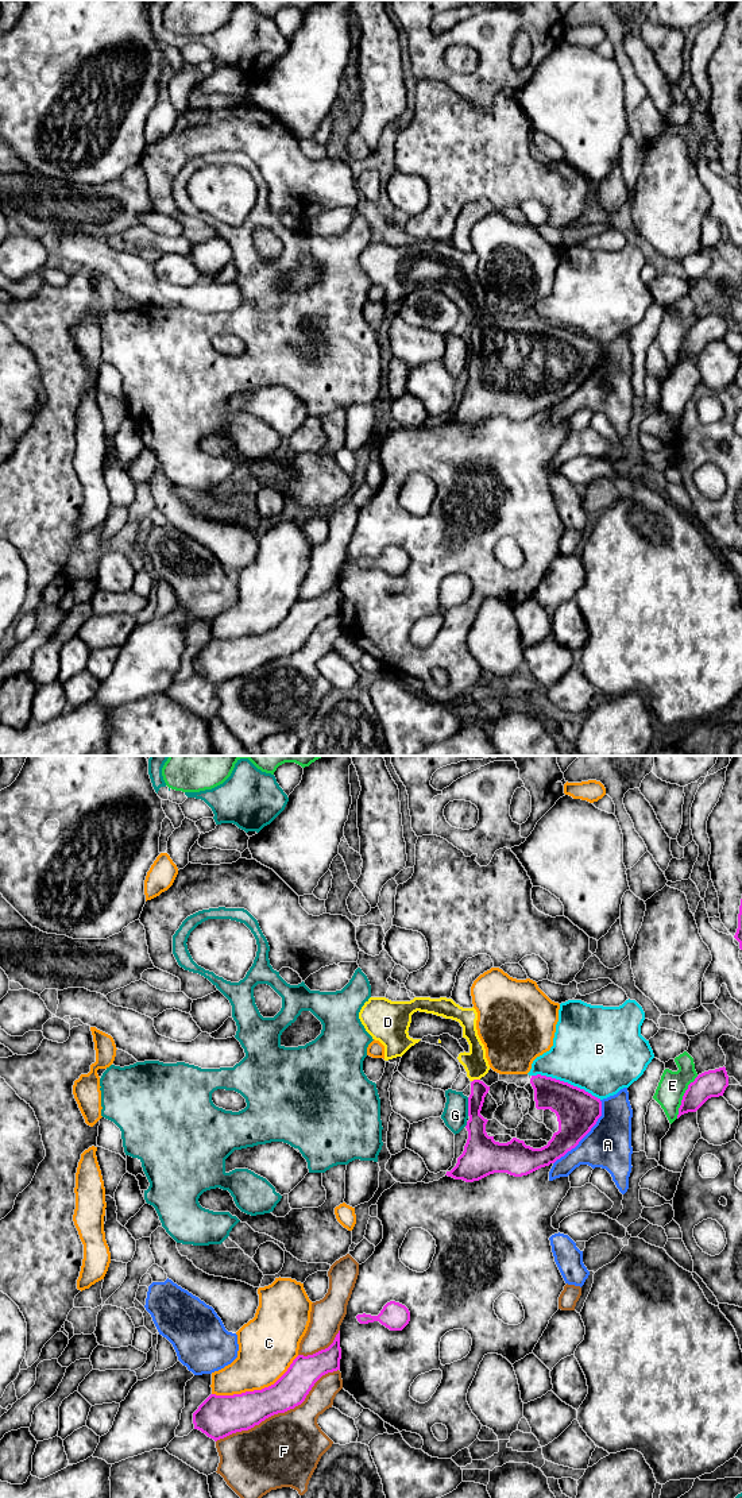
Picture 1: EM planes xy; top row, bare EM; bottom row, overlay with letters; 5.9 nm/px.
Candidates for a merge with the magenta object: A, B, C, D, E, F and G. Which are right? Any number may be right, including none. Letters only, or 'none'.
D

